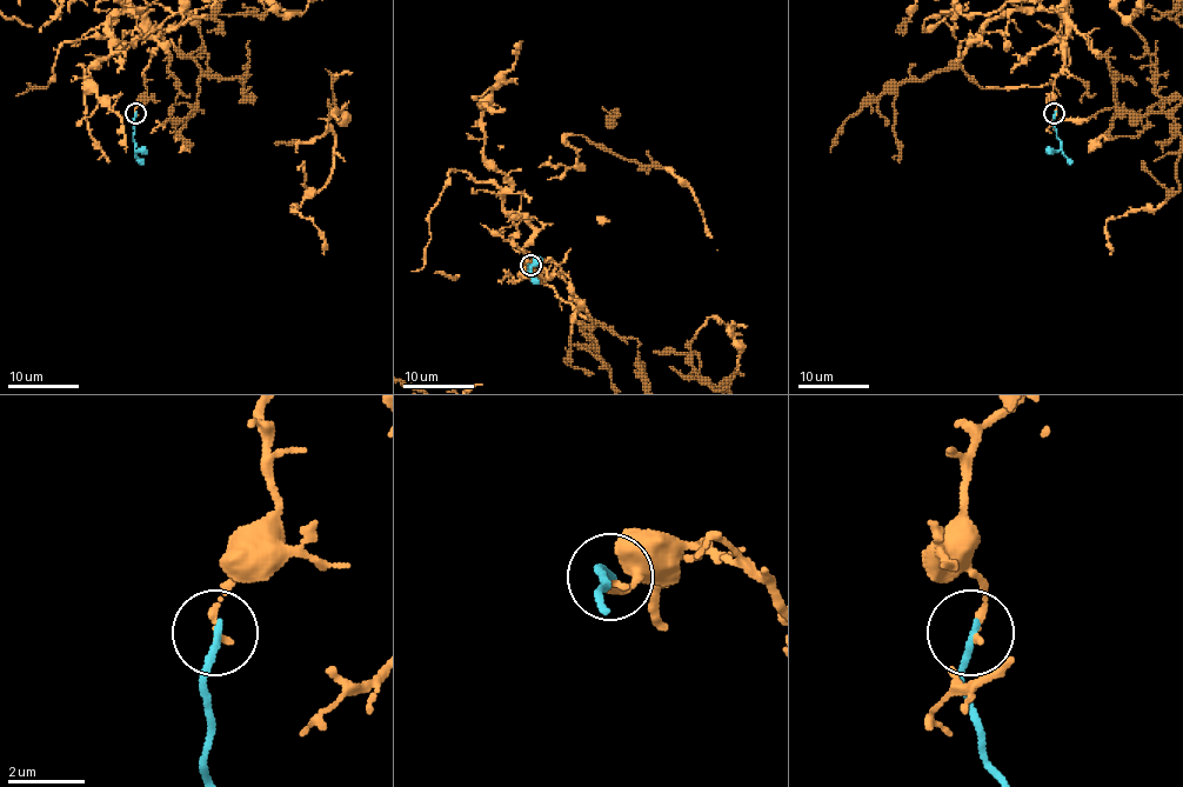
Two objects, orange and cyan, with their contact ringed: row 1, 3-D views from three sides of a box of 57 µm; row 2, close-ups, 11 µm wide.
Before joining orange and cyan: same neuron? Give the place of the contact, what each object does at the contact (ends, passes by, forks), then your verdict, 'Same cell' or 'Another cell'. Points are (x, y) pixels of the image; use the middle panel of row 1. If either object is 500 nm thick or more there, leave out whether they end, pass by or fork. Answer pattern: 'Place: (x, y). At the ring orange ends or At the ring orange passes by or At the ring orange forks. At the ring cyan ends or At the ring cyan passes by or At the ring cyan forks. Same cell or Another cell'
Place: (530, 265). At the ring orange ends. At the ring cyan ends. Another cell

